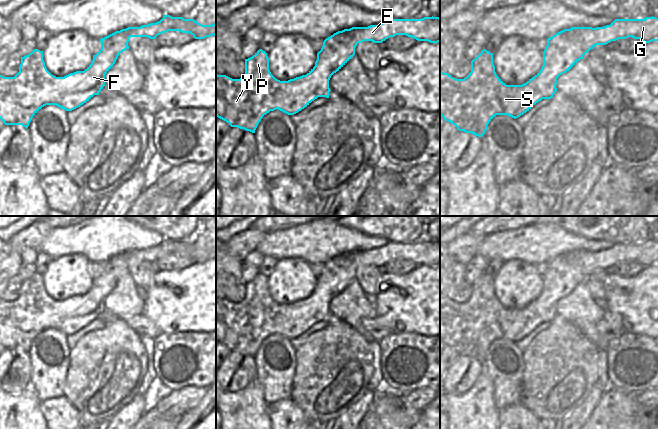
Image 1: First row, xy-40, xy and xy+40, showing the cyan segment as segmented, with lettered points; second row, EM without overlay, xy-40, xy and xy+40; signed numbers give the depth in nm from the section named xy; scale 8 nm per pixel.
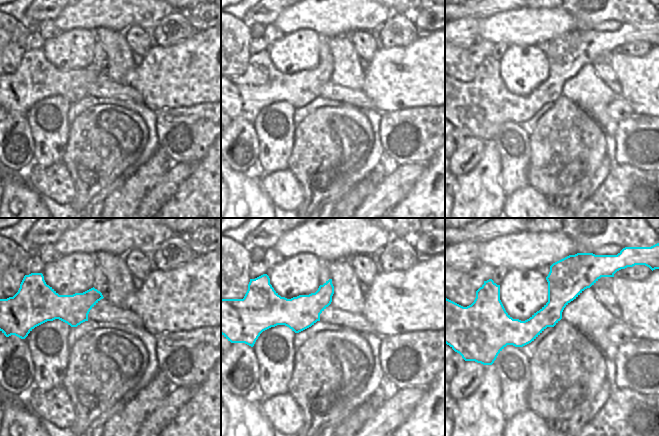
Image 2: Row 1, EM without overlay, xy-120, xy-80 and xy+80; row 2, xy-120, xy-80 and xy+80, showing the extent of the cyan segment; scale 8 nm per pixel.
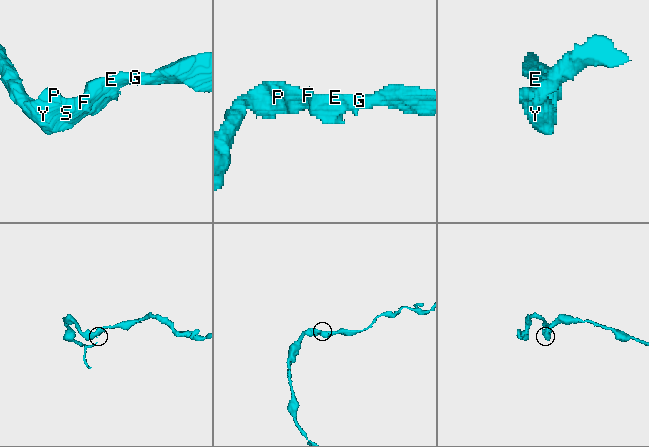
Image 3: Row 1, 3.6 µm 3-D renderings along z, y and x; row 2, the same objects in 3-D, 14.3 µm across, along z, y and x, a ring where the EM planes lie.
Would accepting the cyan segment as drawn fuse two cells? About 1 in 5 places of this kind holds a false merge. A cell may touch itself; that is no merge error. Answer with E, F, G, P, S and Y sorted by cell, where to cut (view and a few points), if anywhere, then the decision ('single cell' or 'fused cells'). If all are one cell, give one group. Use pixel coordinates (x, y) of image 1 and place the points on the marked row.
groups E F G P S Y; cut none; single cell

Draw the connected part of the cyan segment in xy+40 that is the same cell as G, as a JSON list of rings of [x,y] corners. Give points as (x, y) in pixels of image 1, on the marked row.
[[[658,18],[615,19],[604,27],[564,29],[547,39],[541,70],[522,85],[506,85],[495,72],[493,53],[483,49],[471,61],[471,72],[464,79],[456,79],[440,71],[440,116],[459,131],[482,137],[496,115],[508,115],[516,119],[542,99],[551,99],[557,91],[557,78],[569,71],[596,45],[606,45],[628,37],[640,39],[644,43],[658,41]]]

